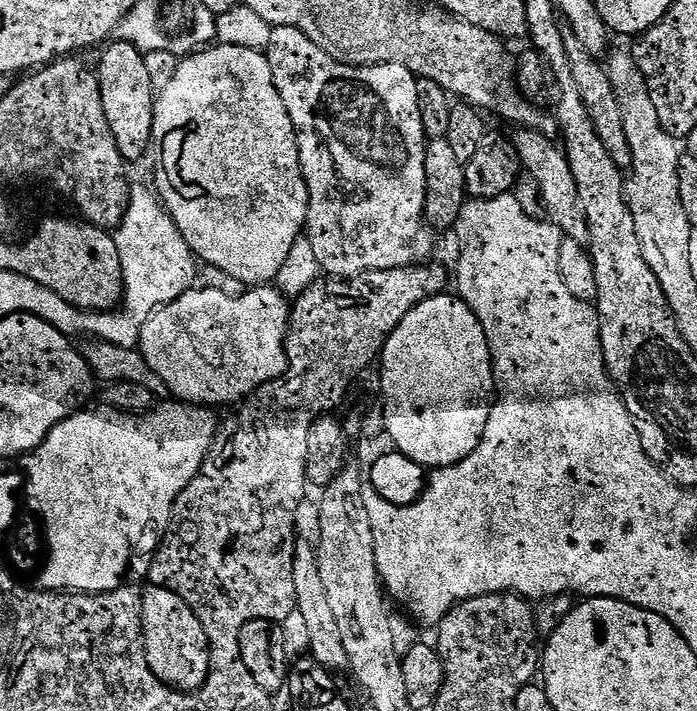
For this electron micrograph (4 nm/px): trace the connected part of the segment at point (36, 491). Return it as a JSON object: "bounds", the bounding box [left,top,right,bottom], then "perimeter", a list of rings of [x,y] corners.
{"bounds":[28,403,218,592],"perimeter":[[[161,403],[143,414],[103,406],[74,412],[28,453],[32,504],[40,504],[40,512],[52,524],[52,564],[44,572],[43,591],[113,592],[135,585],[140,582],[136,580],[151,573],[152,557],[164,541],[177,498],[200,473],[218,440],[216,416],[212,413],[215,411],[211,407],[171,403]]]}

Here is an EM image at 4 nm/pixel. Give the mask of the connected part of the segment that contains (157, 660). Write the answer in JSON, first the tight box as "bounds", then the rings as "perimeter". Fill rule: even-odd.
{"bounds":[141,585,211,692],"perimeter":[[[147,585],[141,591],[143,598],[143,626],[144,649],[147,654],[147,664],[159,680],[179,692],[196,692],[205,684],[209,676],[211,664],[211,648],[208,635],[201,624],[201,620],[193,612],[193,608],[180,595],[174,594],[169,588]]]}

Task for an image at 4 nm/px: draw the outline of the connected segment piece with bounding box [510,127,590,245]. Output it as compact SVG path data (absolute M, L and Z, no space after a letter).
M532 128L515 129L510 139L520 159L521 169L538 182L540 196L548 211L548 220L560 229L567 239L587 245L590 241L590 226L582 206L582 198L578 194L578 182L574 182L574 174L570 170L570 162L559 143L551 136L544 136Z

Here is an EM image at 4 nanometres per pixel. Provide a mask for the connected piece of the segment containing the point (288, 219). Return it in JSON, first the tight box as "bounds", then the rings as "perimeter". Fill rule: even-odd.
{"bounds":[153,43,308,286],"perimeter":[[[217,43],[215,46],[205,47],[195,51],[192,55],[183,57],[177,66],[177,74],[166,86],[158,92],[154,106],[153,137],[160,144],[160,169],[156,172],[156,184],[160,187],[159,199],[172,216],[178,230],[185,236],[190,250],[201,261],[204,260],[208,268],[217,268],[232,274],[239,281],[248,286],[268,286],[275,281],[282,270],[282,262],[290,254],[294,242],[301,239],[308,222],[308,187],[300,169],[300,151],[296,141],[296,131],[290,122],[290,114],[282,102],[268,65],[267,55],[263,51],[255,52],[242,46],[226,46]]]}

